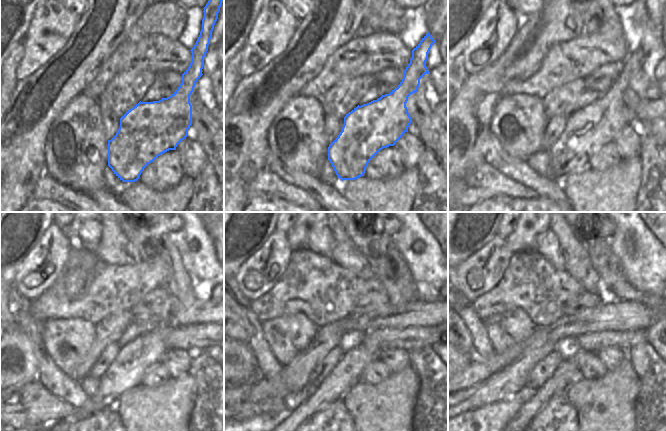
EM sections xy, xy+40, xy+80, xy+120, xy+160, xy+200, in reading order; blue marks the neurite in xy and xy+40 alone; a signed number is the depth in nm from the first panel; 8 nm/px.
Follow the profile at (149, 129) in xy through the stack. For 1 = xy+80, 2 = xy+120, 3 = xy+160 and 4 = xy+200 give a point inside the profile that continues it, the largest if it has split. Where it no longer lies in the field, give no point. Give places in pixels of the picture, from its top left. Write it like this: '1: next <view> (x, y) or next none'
1: next xy+80 (591, 127)
2: next xy+120 (127, 370)
3: next xy+160 (348, 371)
4: next xy+200 (568, 372)

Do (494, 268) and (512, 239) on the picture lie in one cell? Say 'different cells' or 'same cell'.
different cells

